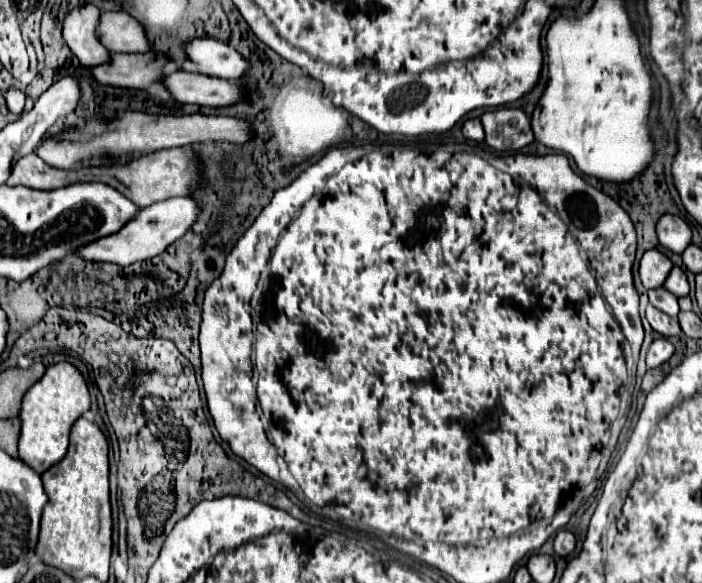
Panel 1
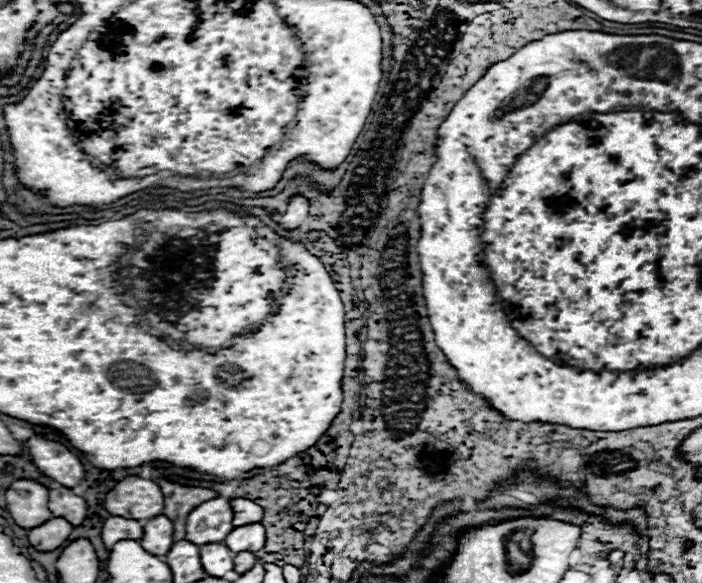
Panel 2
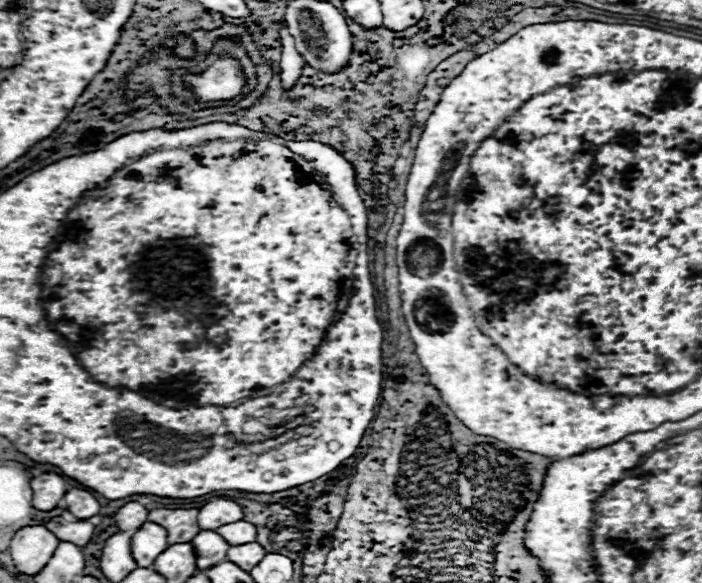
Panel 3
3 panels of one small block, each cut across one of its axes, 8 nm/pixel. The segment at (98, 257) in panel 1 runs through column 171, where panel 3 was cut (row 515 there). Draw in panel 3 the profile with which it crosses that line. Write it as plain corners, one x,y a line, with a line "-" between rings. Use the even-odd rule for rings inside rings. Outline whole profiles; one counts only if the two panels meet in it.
216,498
200,508
198,512
198,526
200,530
216,530
224,524
232,524
242,520
242,508
238,502
228,498

